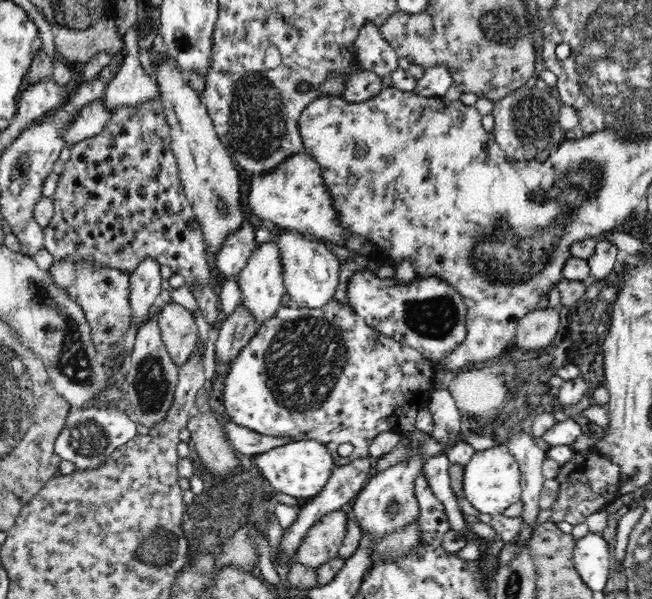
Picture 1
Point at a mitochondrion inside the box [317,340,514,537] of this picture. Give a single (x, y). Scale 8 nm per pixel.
(391, 505)

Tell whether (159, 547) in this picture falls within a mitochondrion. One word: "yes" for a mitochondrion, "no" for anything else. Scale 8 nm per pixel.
yes

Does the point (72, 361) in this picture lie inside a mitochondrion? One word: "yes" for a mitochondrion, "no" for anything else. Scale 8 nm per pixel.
yes

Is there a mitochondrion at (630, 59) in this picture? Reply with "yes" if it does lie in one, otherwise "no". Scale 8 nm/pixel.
yes

